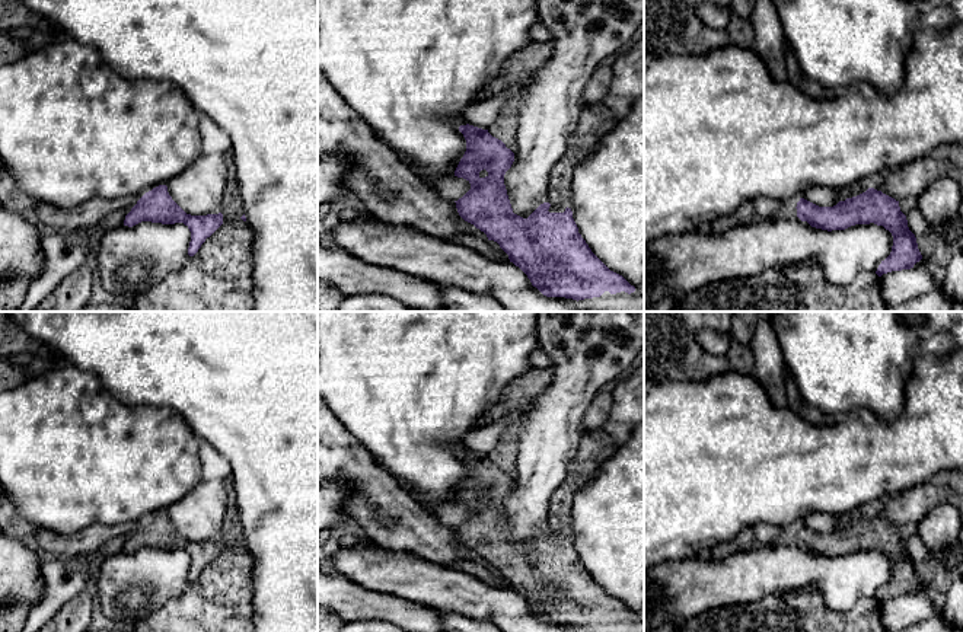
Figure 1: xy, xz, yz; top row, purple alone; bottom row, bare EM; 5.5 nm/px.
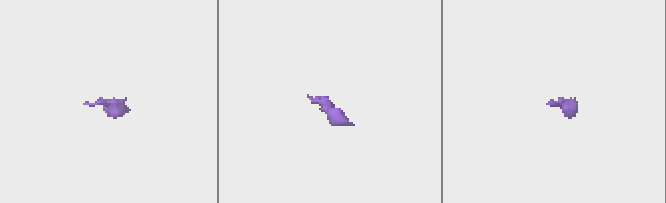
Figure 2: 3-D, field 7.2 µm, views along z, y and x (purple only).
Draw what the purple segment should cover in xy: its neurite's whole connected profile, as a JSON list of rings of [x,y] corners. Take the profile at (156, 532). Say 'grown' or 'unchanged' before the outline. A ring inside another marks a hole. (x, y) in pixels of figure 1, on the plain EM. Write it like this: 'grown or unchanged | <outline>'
unchanged | [[[159,511],[146,518],[125,542],[124,552],[133,553],[141,548],[175,550],[184,549],[191,558],[188,581],[194,582],[201,571],[221,550],[223,540],[191,542],[186,540],[169,521],[166,511]]]

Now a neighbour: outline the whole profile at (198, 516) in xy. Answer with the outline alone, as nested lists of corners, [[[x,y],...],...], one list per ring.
[[[203,479],[166,510],[168,518],[186,540],[219,540],[223,536],[229,494],[229,482]]]

